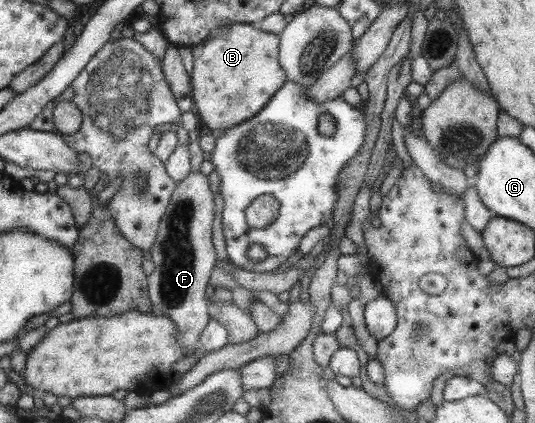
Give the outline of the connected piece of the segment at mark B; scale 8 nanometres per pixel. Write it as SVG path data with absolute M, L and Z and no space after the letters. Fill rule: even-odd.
M233 23L230 25L225 25L217 27L214 30L210 31L209 37L205 38L198 46L191 47L191 55L193 56L192 60L192 71L190 76L190 88L191 88L191 97L199 119L205 123L205 127L208 127L210 130L226 130L239 125L240 123L246 122L247 119L253 118L253 115L257 115L261 111L261 107L274 97L273 93L277 93L281 89L282 85L286 81L285 71L282 70L281 64L277 63L277 35L272 34L271 32L265 32L261 28L255 27L255 25L247 23Z

